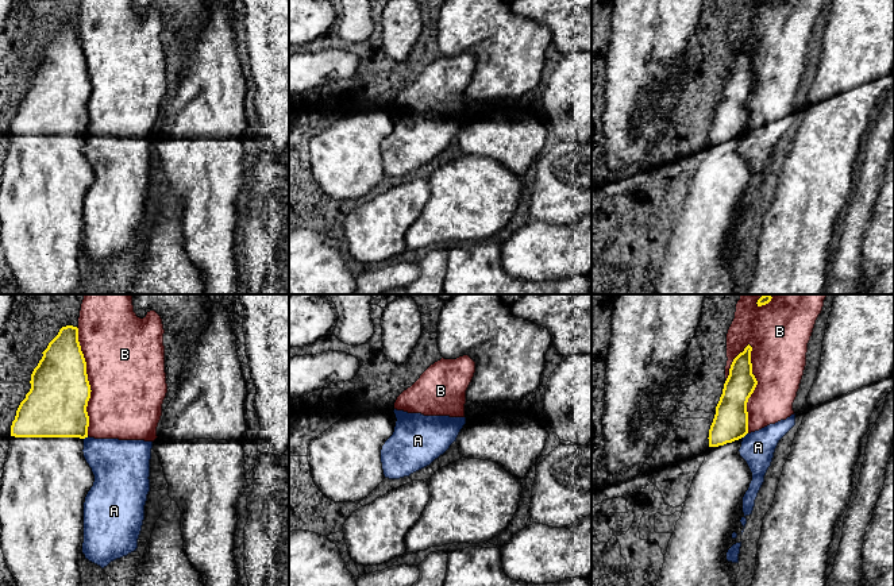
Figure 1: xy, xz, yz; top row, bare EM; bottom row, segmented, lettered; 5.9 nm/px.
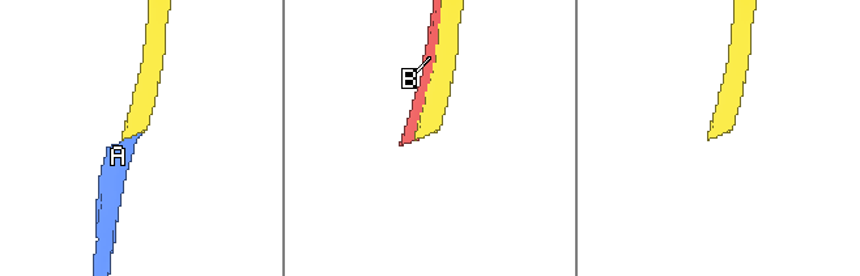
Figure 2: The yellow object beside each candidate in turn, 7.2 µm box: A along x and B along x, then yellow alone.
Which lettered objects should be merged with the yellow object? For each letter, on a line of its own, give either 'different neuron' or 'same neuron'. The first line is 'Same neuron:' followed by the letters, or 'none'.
Same neuron: none
A: different neuron
B: different neuron

